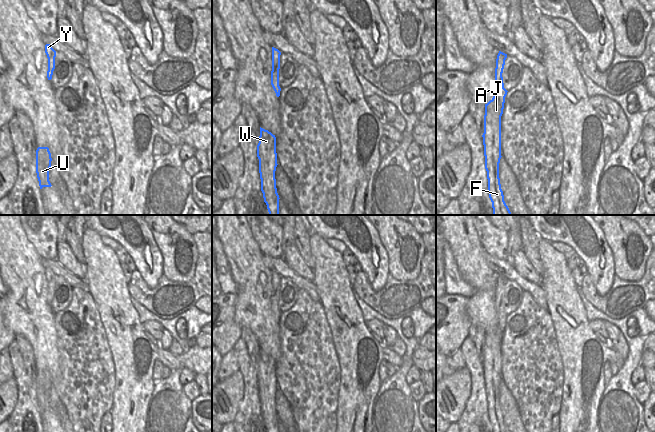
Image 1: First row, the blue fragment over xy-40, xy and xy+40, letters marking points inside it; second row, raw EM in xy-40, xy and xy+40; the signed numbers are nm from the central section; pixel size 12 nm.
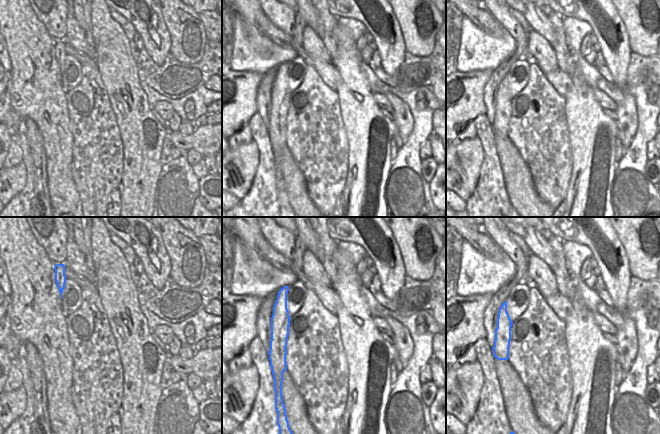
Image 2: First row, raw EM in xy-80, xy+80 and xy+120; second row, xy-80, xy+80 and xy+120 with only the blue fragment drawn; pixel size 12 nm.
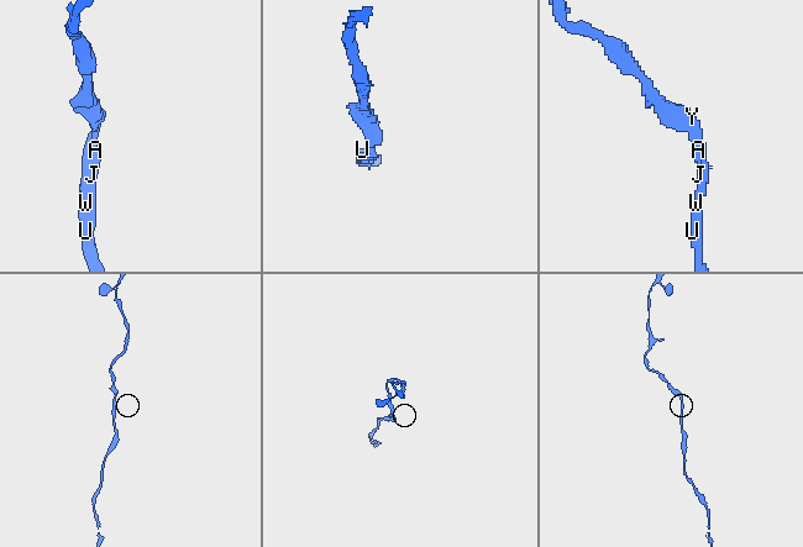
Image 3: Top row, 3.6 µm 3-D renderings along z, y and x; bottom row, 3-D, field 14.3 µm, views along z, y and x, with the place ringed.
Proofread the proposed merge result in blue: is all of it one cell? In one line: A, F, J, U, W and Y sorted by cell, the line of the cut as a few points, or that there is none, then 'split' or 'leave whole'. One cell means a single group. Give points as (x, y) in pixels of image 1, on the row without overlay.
A F J U W Y; no cut; leave whole

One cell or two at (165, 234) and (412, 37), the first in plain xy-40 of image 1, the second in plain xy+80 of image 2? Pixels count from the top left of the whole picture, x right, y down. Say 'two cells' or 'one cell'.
one cell

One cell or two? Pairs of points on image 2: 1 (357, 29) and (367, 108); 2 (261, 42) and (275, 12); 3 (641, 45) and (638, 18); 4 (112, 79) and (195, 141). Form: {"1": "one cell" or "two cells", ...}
{"1": "two cells", "2": "two cells", "3": "one cell", "4": "one cell"}

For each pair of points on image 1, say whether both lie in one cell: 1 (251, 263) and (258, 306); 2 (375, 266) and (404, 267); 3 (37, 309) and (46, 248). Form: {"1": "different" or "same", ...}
{"1": "same", "2": "different", "3": "different"}

